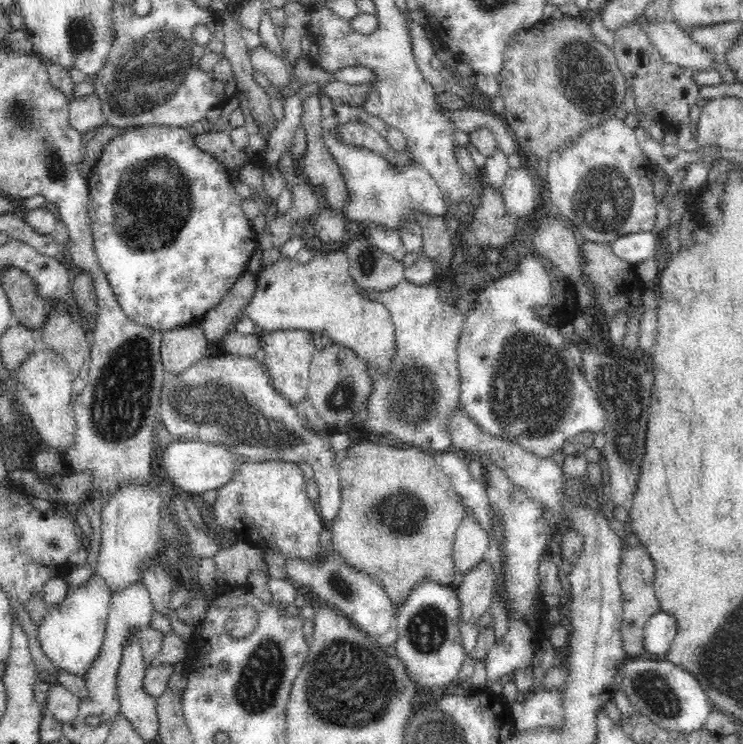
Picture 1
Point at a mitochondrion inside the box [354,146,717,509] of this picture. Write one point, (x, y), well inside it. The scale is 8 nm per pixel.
(531, 391)

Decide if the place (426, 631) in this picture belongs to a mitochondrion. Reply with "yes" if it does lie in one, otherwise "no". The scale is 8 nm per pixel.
yes

